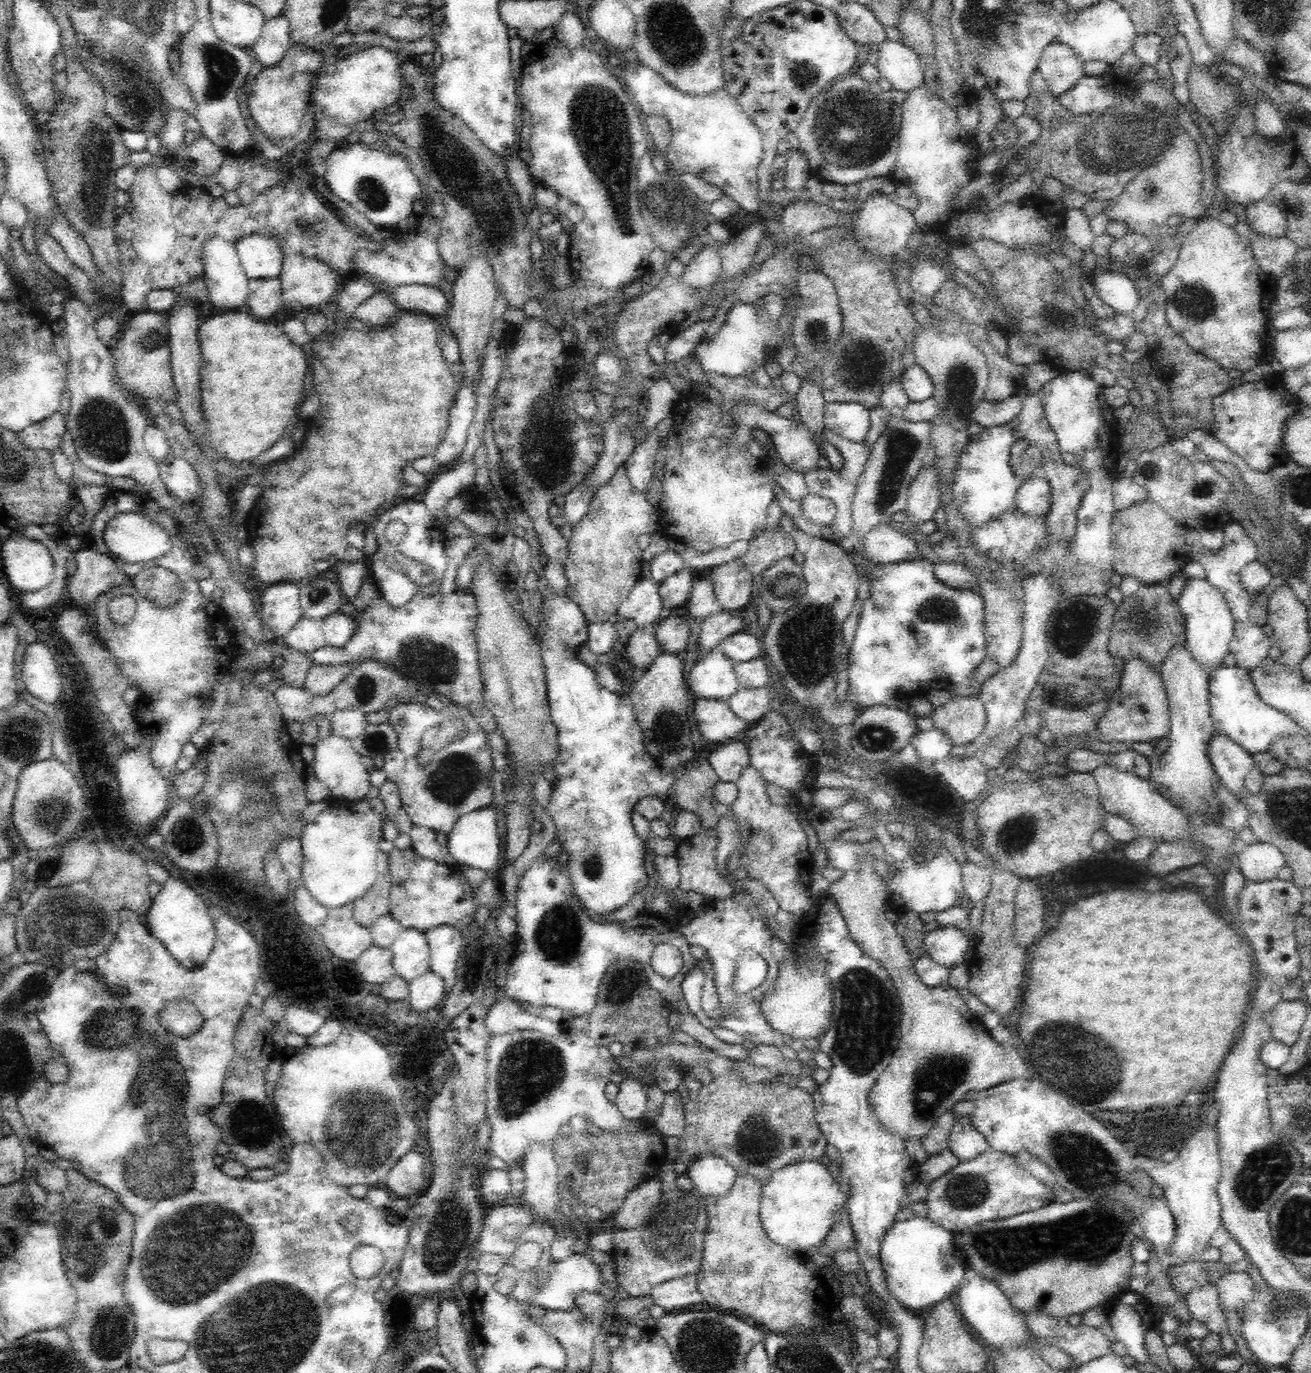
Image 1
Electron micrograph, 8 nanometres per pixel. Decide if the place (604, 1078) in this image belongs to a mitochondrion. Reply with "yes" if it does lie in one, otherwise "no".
no

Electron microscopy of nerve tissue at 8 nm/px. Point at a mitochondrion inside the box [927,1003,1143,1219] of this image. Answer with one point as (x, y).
(1081, 1056)

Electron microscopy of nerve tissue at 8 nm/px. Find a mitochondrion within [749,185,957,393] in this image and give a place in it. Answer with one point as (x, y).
(817, 332)

